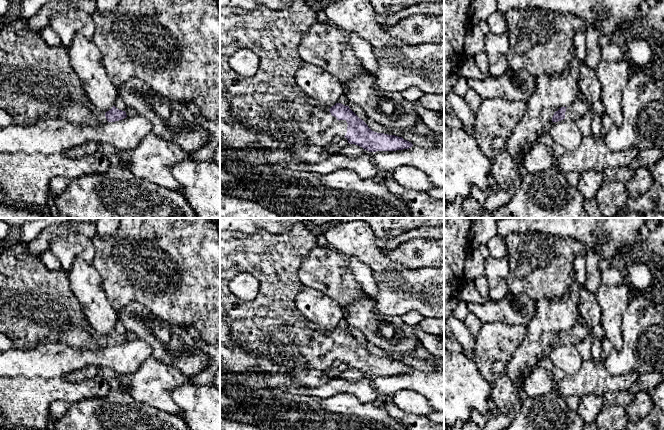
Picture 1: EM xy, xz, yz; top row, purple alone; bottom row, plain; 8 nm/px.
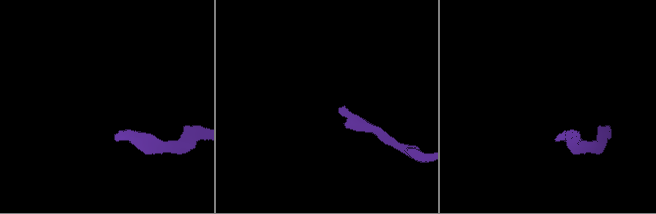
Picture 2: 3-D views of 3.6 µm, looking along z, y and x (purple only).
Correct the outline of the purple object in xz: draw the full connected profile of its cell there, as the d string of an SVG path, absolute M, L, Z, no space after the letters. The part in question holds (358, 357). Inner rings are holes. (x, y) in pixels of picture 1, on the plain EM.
M296 223L289 231L278 234L264 230L251 234L229 230L220 231L220 320L229 327L232 341L244 350L248 350L257 356L264 356L291 370L295 369L295 363L283 357L281 352L288 349L292 343L299 348L305 365L312 370L326 371L331 367L334 360L340 360L341 362L345 361L348 367L358 369L369 376L411 372L413 368L402 361L372 355L349 330L336 327L329 334L326 334L318 330L316 324L301 314L295 304L296 296L303 286L298 278L298 269L302 261L318 246L318 236L301 223ZM240 273L249 273L259 281L259 293L251 301L242 301L236 298L229 289L231 279Z

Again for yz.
M575 323L575 325L567 331L561 331L556 335L552 341L552 346L558 346L563 343L569 345L577 345L584 341L589 335L587 328L580 324Z

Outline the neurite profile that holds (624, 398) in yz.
M628 390L625 391L606 391L602 395L602 402L604 406L621 405L626 407L634 400L635 394Z

